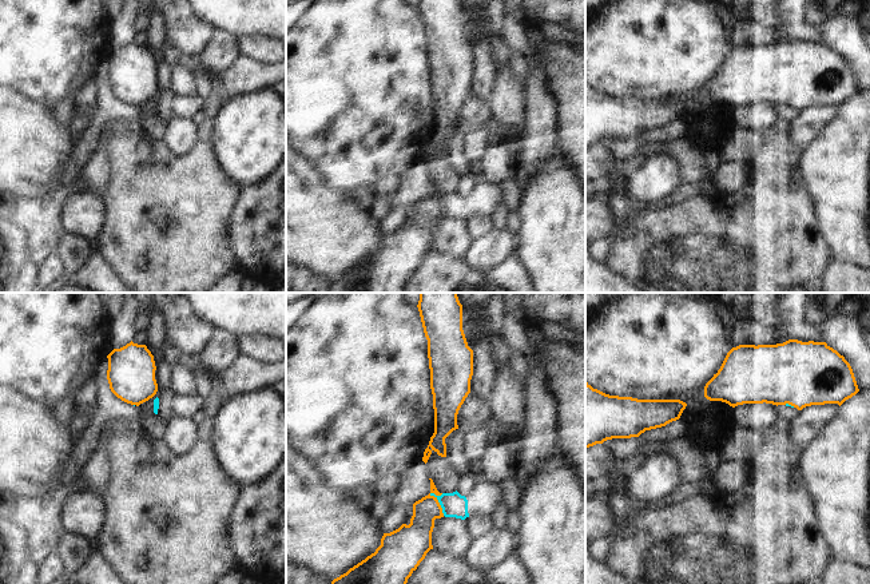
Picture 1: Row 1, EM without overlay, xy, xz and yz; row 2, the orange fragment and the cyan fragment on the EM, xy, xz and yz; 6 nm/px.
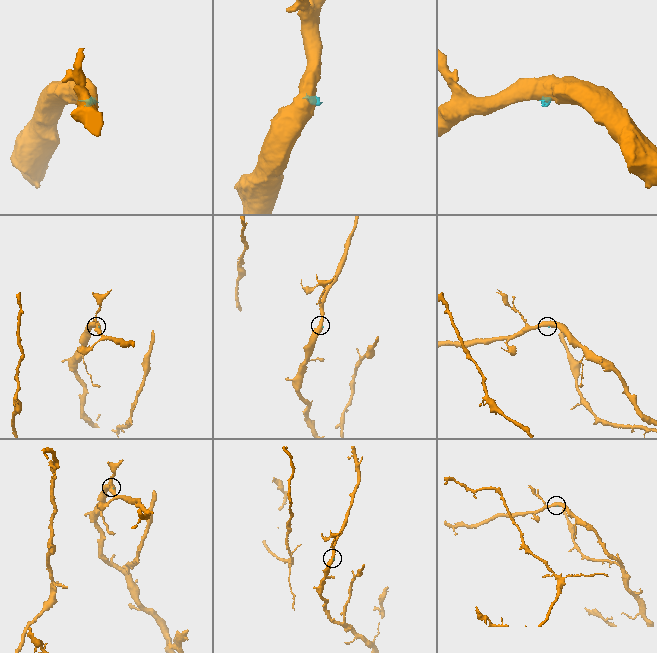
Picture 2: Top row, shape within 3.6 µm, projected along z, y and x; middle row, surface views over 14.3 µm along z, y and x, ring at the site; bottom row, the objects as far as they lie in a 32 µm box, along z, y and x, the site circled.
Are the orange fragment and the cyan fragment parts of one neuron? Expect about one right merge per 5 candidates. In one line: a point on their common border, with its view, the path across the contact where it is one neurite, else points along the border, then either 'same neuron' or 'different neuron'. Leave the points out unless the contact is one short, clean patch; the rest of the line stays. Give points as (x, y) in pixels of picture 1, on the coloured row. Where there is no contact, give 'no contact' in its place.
meets orange in xz at (439, 504); border along xz (430, 492), (444, 515); different neuron

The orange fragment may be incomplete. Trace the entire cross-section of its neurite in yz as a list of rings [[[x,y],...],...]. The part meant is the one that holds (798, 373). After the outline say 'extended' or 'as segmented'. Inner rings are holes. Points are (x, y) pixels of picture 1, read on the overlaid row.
[[[788,339],[776,345],[732,347],[720,369],[706,384],[704,397],[735,408],[743,404],[791,405],[798,410],[811,405],[839,406],[859,392],[850,363],[826,342]]] | as segmented

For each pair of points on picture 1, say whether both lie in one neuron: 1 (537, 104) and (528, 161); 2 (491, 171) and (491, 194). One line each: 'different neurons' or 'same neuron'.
1: same neuron
2: different neurons

